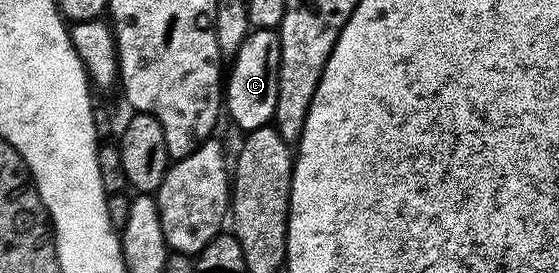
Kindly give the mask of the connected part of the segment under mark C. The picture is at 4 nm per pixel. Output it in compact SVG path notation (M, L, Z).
M253 29L248 39L238 48L236 57L231 59L232 71L227 71L226 85L222 90L222 102L226 114L232 117L240 132L257 130L269 125L276 117L278 104L278 80L280 79L280 57L282 44L276 30Z

